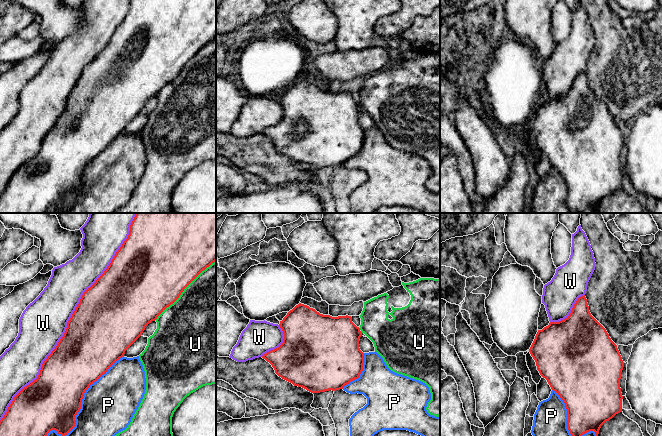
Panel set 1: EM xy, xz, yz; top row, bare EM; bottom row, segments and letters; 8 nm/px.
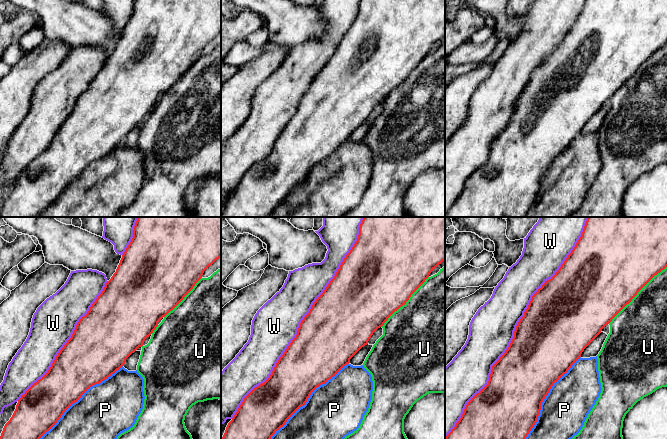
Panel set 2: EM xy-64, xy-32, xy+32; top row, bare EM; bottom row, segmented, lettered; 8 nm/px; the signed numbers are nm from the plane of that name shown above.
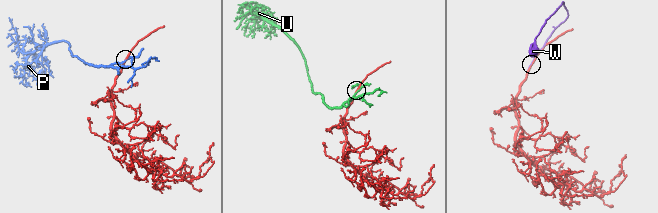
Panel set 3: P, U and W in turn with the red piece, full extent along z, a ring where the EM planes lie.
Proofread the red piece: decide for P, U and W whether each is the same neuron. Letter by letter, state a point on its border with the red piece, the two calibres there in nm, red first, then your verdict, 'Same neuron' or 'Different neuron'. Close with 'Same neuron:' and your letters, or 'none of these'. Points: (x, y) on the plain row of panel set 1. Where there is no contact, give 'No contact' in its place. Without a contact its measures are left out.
P: Touches red at xy (80, 180). Thickness 440 nm (red) against 420 nm. Different neuron
U: Touches red at xy (184, 64). Thickness 500 nm (red) against 500 nm. Different neuron
W: Touches red at xy (67, 100). Thickness 500 nm (red) against 380 nm. Same neuron
Same neuron: W

